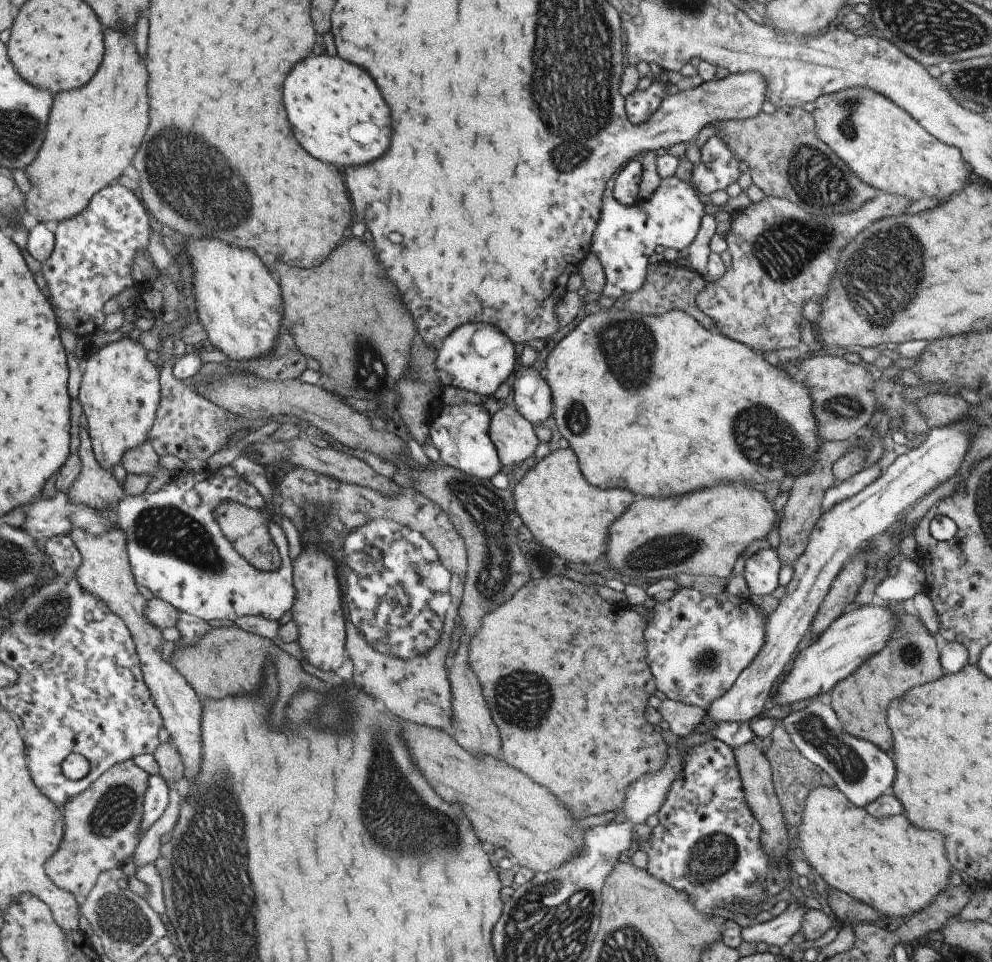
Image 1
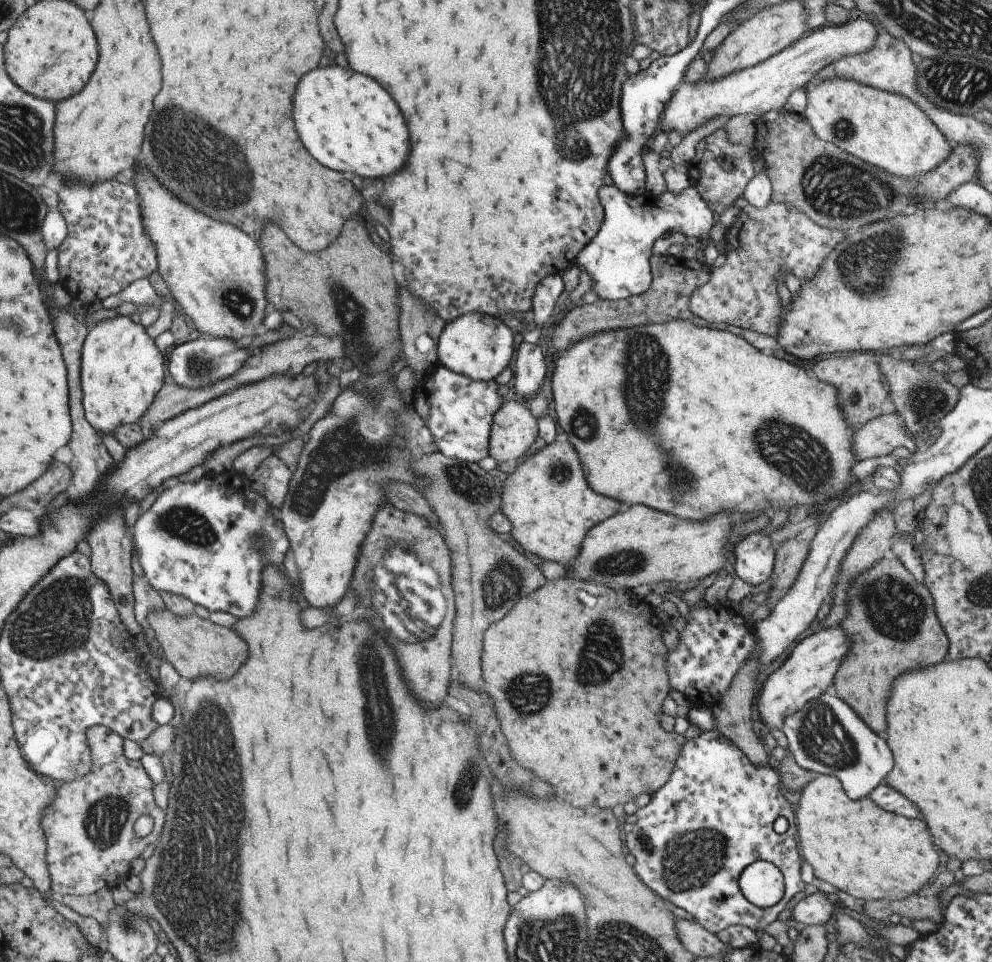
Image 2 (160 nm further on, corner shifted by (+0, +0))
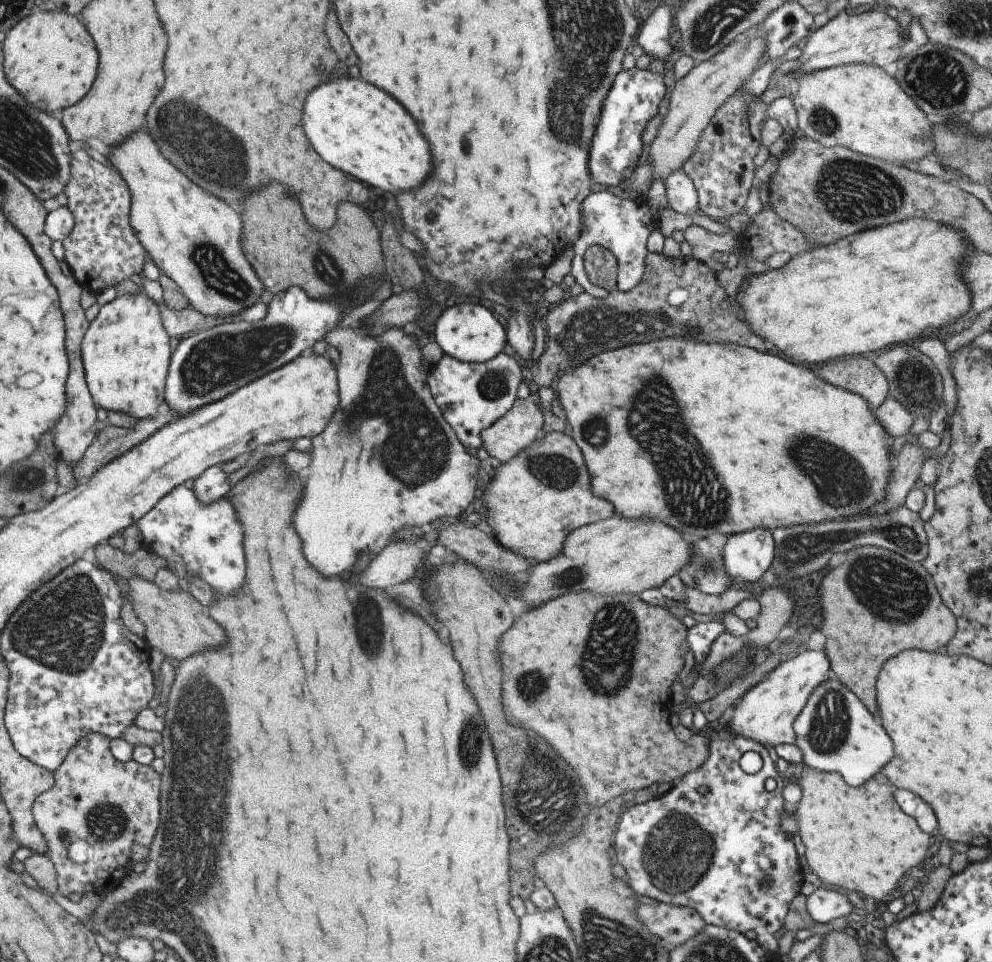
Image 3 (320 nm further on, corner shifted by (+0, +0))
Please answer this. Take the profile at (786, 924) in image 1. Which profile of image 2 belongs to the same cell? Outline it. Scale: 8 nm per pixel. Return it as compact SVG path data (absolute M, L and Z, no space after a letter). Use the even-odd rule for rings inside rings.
M812 893L801 899L792 908L791 919L809 925L821 925L829 920L832 911L832 902L827 898L827 894Z

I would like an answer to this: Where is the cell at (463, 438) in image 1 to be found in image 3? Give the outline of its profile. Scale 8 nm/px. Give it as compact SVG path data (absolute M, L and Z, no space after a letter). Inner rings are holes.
M501 351L493 358L482 363L466 363L452 356L442 354L440 359L432 364L429 373L428 383L430 393L433 394L434 401L440 407L445 420L452 426L458 439L471 448L479 448L481 444L480 433L488 426L491 426L498 418L501 418L511 408L513 401L517 400L515 392L519 383L526 379L523 364L514 355L507 355Z

